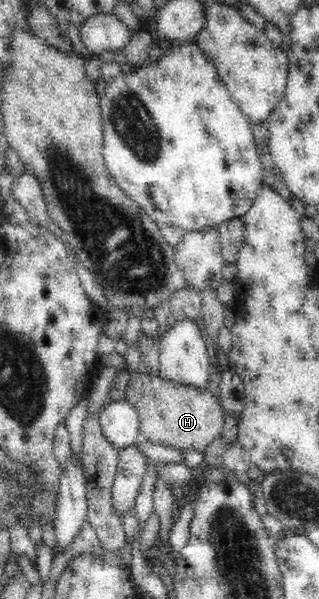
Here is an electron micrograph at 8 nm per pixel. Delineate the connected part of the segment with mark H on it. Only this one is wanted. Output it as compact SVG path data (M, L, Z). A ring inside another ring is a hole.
M139 371L132 375L125 396L123 400L139 411L140 436L149 443L204 453L212 442L223 438L227 412L222 407L222 400L217 400L207 388L178 385L160 376Z

